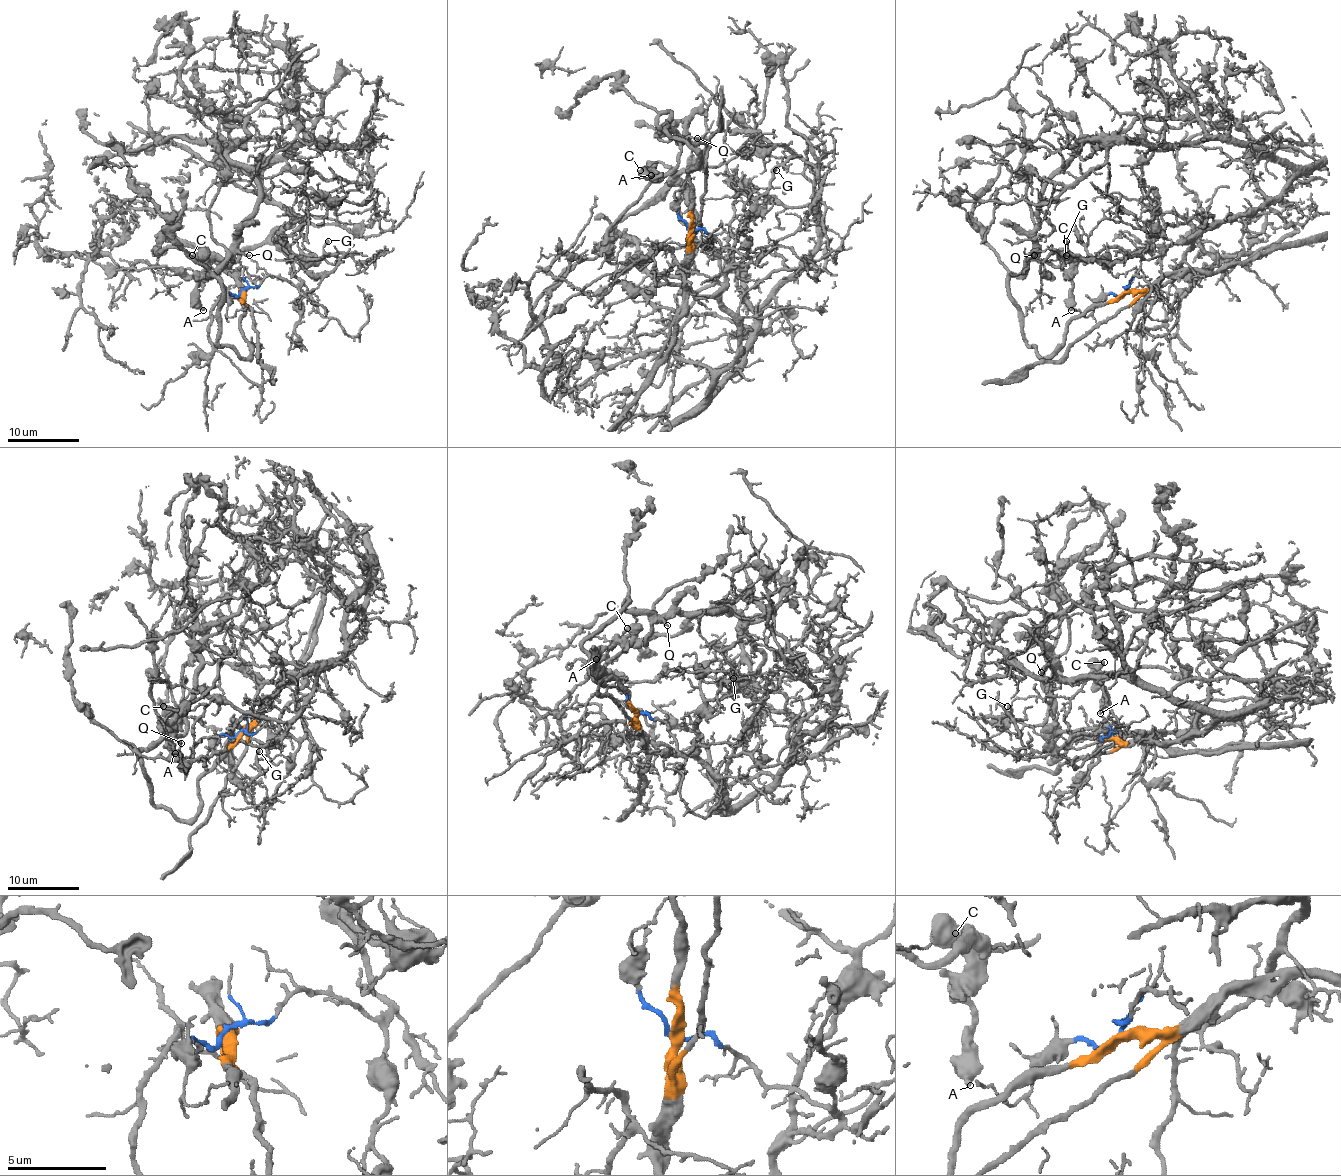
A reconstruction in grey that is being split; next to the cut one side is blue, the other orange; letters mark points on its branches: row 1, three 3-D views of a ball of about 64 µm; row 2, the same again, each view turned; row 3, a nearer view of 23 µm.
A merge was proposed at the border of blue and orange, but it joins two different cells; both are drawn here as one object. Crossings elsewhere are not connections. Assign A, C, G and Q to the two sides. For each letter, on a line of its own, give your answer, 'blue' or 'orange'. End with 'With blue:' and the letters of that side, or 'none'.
A: orange
C: orange
G: blue
Q: orange
With blue: G

